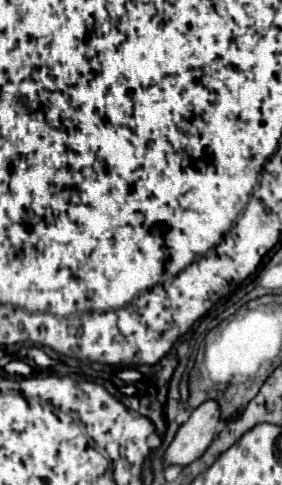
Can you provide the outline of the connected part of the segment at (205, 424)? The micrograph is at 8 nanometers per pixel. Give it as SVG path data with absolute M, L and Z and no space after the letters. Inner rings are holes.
M208 400L200 404L196 410L192 410L190 420L180 426L176 438L168 446L164 454L166 466L188 466L196 462L208 448L208 444L214 440L216 426L220 424L220 410L214 400Z

